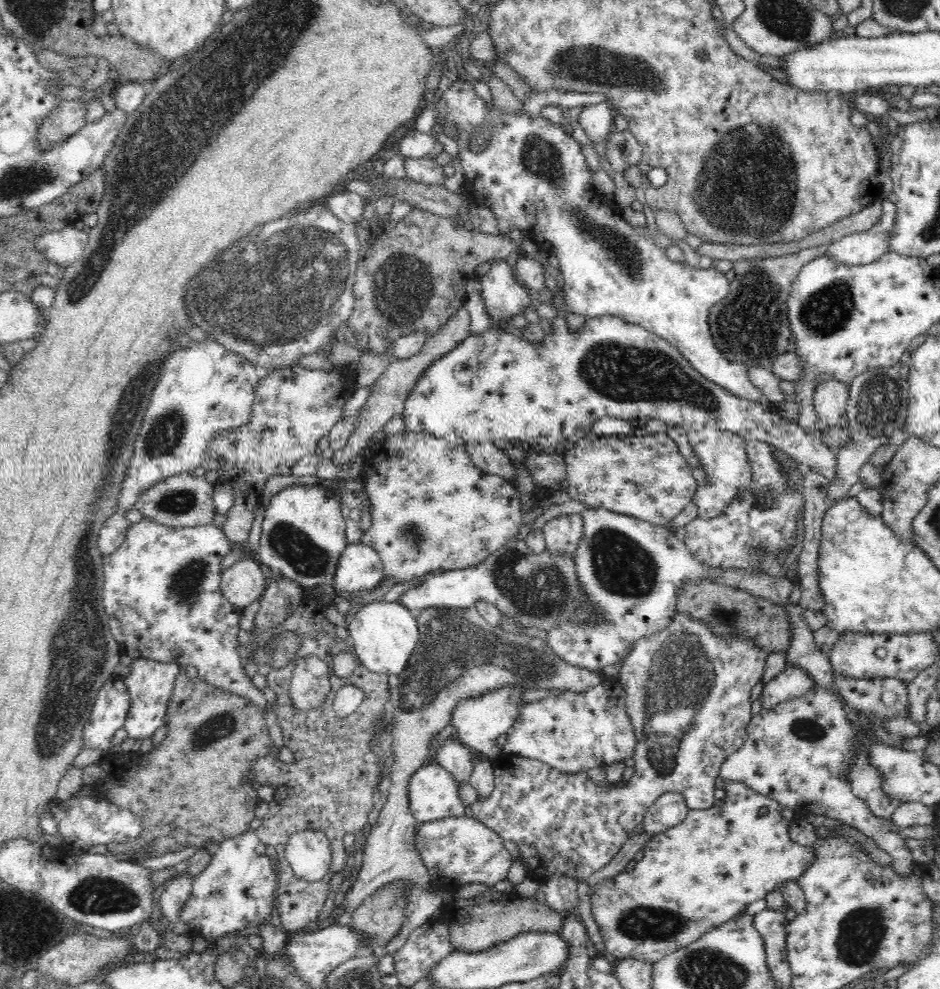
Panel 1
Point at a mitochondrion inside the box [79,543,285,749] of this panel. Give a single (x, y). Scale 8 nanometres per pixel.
(185, 586)

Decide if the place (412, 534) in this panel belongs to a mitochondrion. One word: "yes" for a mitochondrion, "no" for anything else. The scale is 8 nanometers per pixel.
yes

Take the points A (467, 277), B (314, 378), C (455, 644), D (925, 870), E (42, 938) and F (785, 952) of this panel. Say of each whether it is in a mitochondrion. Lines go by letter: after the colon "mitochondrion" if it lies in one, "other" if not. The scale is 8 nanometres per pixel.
A: other
B: other
C: mitochondrion
D: other
E: other
F: other

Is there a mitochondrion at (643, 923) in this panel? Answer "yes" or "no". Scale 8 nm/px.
yes

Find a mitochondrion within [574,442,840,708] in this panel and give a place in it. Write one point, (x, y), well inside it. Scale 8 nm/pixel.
(621, 566)

